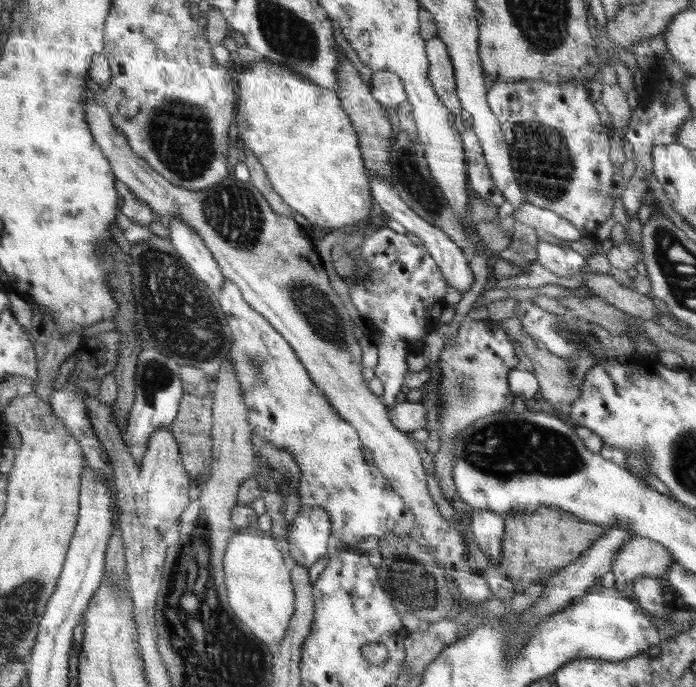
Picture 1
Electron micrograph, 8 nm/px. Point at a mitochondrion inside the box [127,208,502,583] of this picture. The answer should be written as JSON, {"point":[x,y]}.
{"point":[178,313]}

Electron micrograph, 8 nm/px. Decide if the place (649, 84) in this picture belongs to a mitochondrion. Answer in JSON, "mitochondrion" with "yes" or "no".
{"mitochondrion":"no"}

